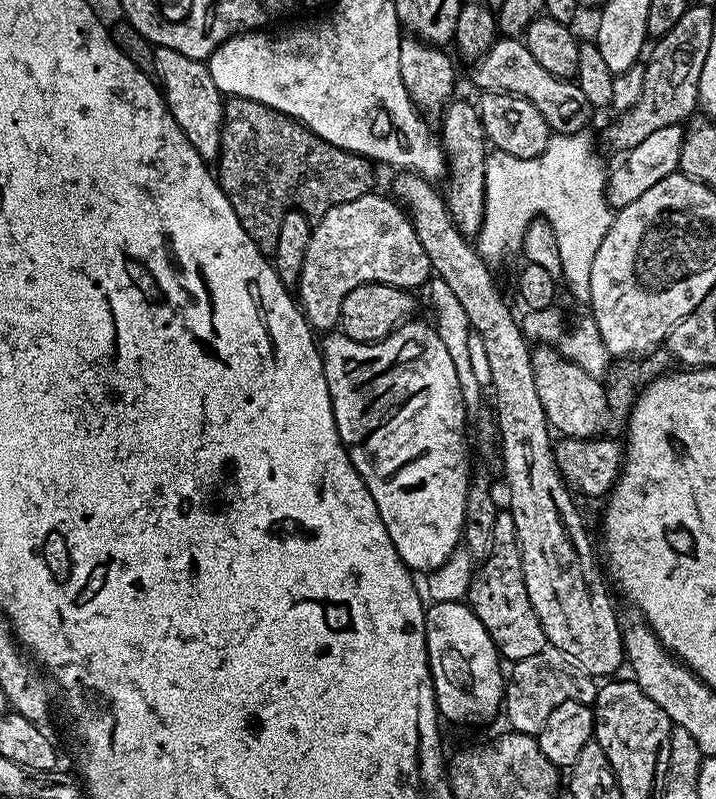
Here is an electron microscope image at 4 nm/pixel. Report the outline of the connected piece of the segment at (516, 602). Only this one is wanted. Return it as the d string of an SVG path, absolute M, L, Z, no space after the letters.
M500 510L494 523L494 550L475 569L466 597L468 607L472 609L478 622L486 626L496 649L508 662L530 658L549 647L546 634L542 630L542 622L538 622L538 614L534 614L534 606L530 606L530 594L526 594L517 534L518 526L514 526L512 513Z

